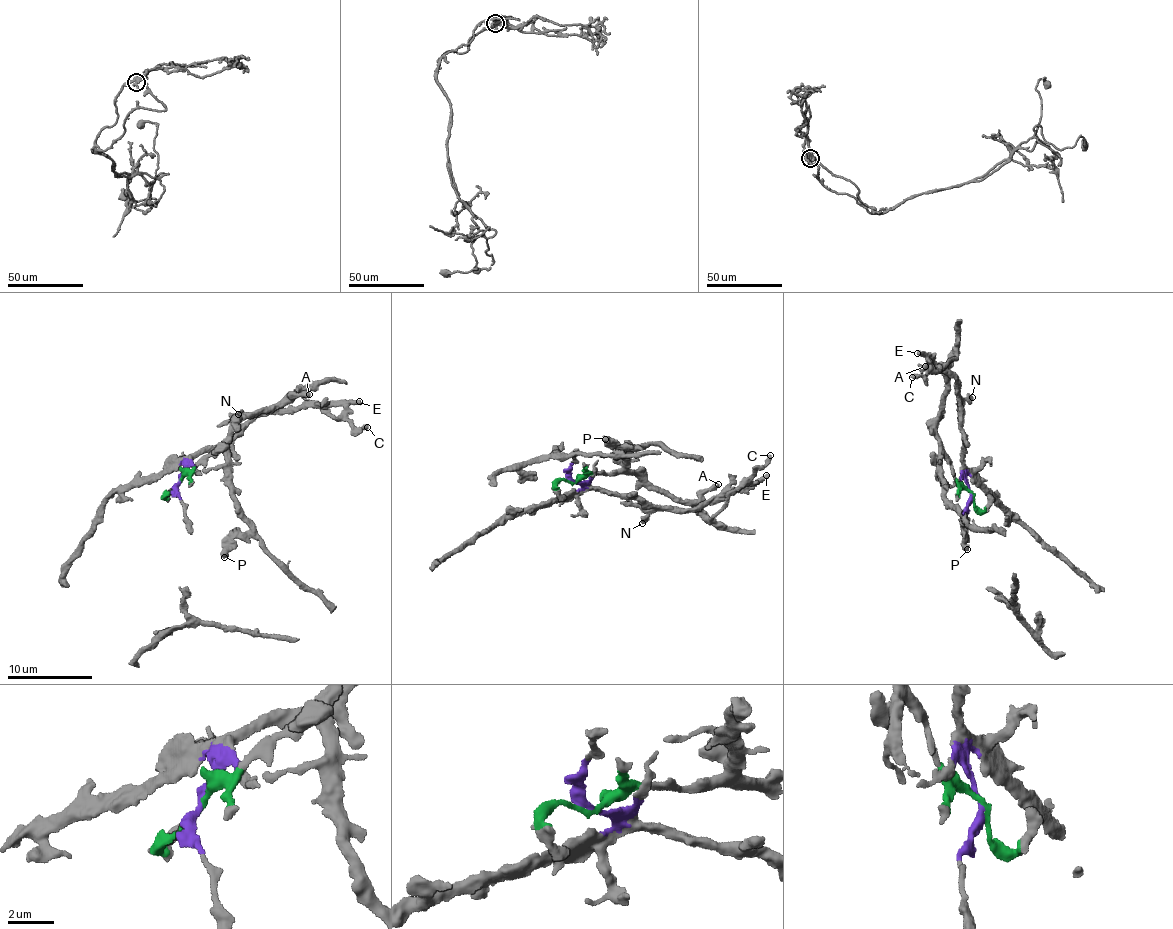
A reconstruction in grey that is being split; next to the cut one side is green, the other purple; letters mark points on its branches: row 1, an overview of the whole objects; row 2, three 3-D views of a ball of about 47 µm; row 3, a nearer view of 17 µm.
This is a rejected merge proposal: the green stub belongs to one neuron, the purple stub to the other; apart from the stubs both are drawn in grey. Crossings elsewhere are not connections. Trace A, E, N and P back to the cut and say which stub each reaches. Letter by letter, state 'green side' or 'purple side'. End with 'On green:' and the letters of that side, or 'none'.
A: green side
E: purple side
N: purple side
P: green side
On green: A, P

